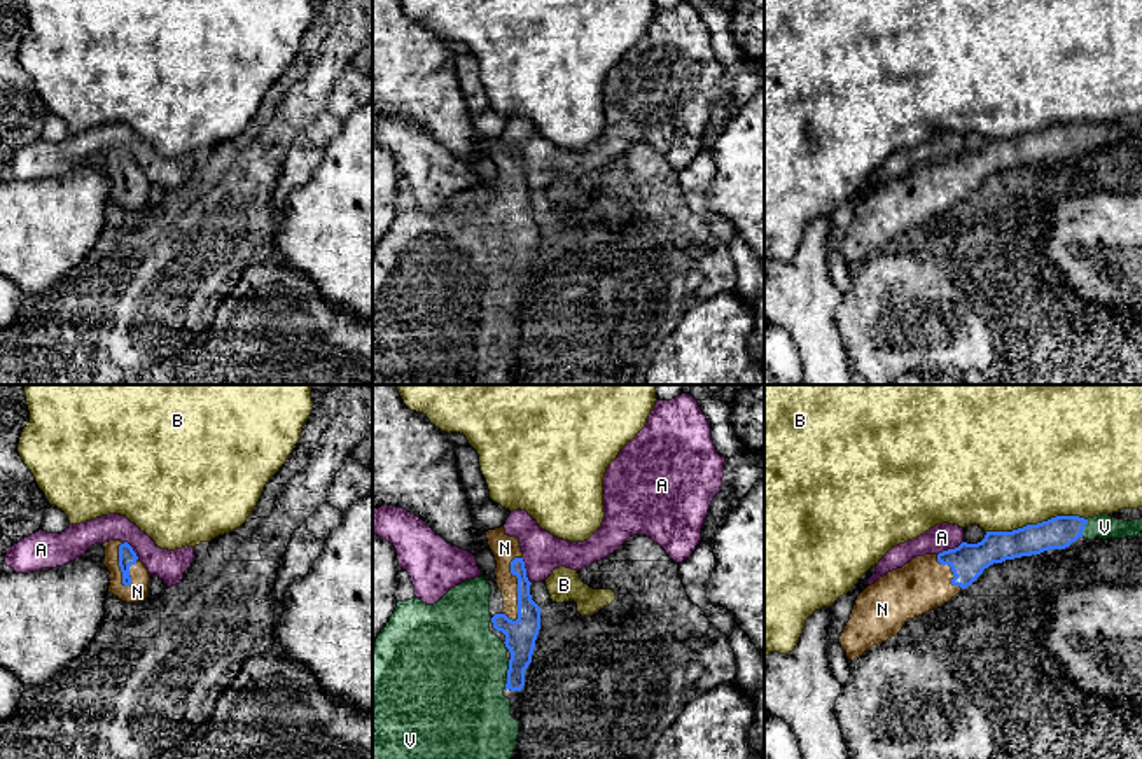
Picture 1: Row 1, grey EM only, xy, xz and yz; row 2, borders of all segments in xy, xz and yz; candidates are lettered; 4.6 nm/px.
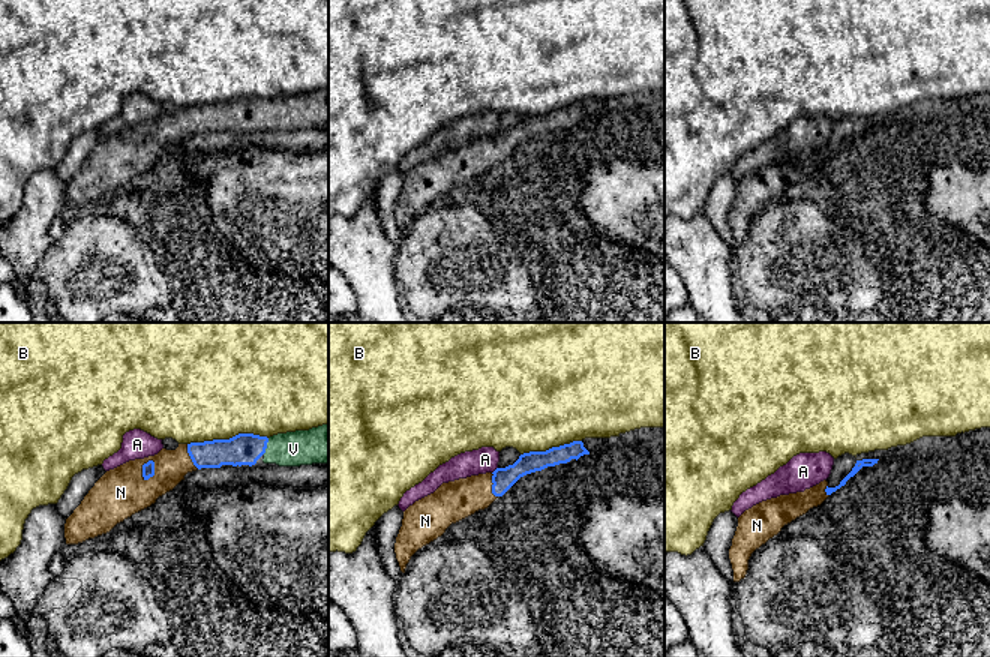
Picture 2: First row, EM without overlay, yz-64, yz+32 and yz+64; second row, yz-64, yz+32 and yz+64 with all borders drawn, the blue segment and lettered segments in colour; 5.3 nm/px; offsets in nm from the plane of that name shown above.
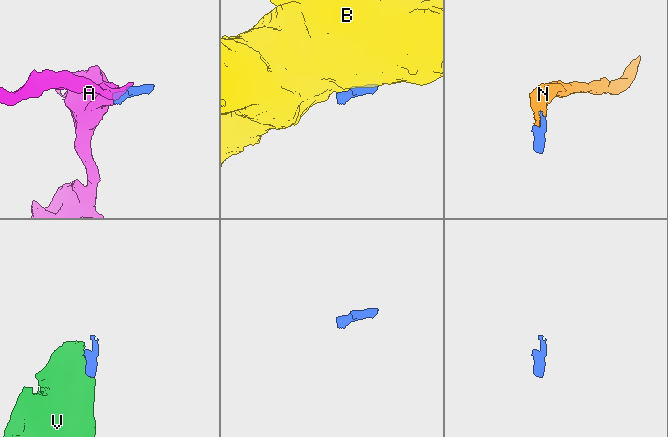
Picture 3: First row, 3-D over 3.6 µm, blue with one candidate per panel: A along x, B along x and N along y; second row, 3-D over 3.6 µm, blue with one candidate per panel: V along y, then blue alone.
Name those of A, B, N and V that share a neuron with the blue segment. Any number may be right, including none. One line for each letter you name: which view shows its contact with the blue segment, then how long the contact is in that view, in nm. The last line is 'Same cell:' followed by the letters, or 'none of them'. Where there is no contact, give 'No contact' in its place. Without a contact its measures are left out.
N: Touches blue in xz. Shared border 300 nm
V: Touches blue in xz. Shared border 100 nm
Same cell: N, V

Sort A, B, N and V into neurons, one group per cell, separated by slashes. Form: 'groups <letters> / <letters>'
groups A / B / N V

